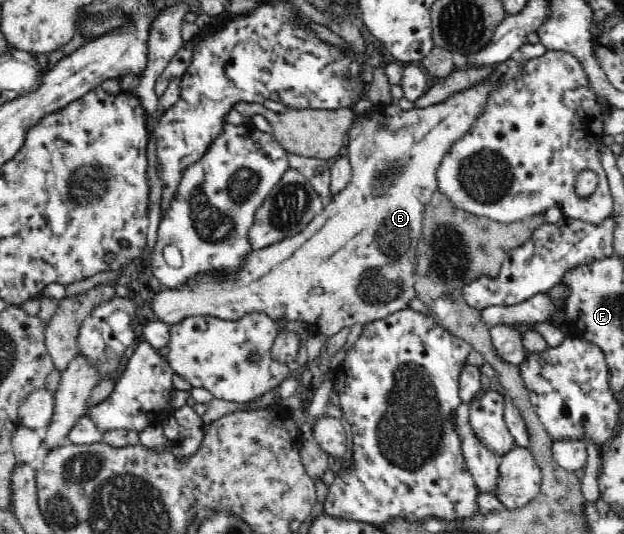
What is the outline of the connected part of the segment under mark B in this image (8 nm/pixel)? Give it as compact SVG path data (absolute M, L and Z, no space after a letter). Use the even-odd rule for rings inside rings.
M514 56L496 65L491 70L491 74L481 80L479 84L473 84L471 88L465 88L465 90L459 90L455 94L451 94L447 100L443 102L437 102L437 104L431 104L425 108L413 108L410 110L401 110L395 103L391 103L385 108L383 106L377 106L375 110L365 120L352 123L352 127L348 130L349 133L349 147L346 156L350 160L352 166L351 180L347 182L347 186L333 195L332 198L325 204L321 213L315 216L314 220L296 236L288 237L286 240L281 240L277 244L273 244L271 247L263 248L251 252L245 259L242 260L241 267L233 273L217 273L217 271L210 271L209 273L200 273L195 279L189 280L183 287L180 288L164 288L157 293L153 293L149 298L149 306L151 312L155 316L155 320L161 321L169 326L177 324L182 320L185 320L190 316L209 316L217 317L225 320L237 320L241 316L251 314L251 312L264 312L268 314L272 319L276 321L279 318L286 318L291 322L299 321L301 323L315 324L318 327L321 334L326 337L333 337L342 328L351 328L353 324L362 324L373 322L374 320L381 320L392 315L394 312L402 311L408 307L409 302L416 297L416 291L414 290L416 274L416 263L418 254L416 254L420 236L422 233L422 220L423 211L427 204L430 204L431 196L438 190L437 182L437 169L441 164L441 159L450 151L450 148L459 140L463 135L471 130L471 127L475 124L475 121L479 118L479 115L486 107L486 102L493 91L496 91L503 83L508 80L514 79L520 75L524 61L516 59Z

